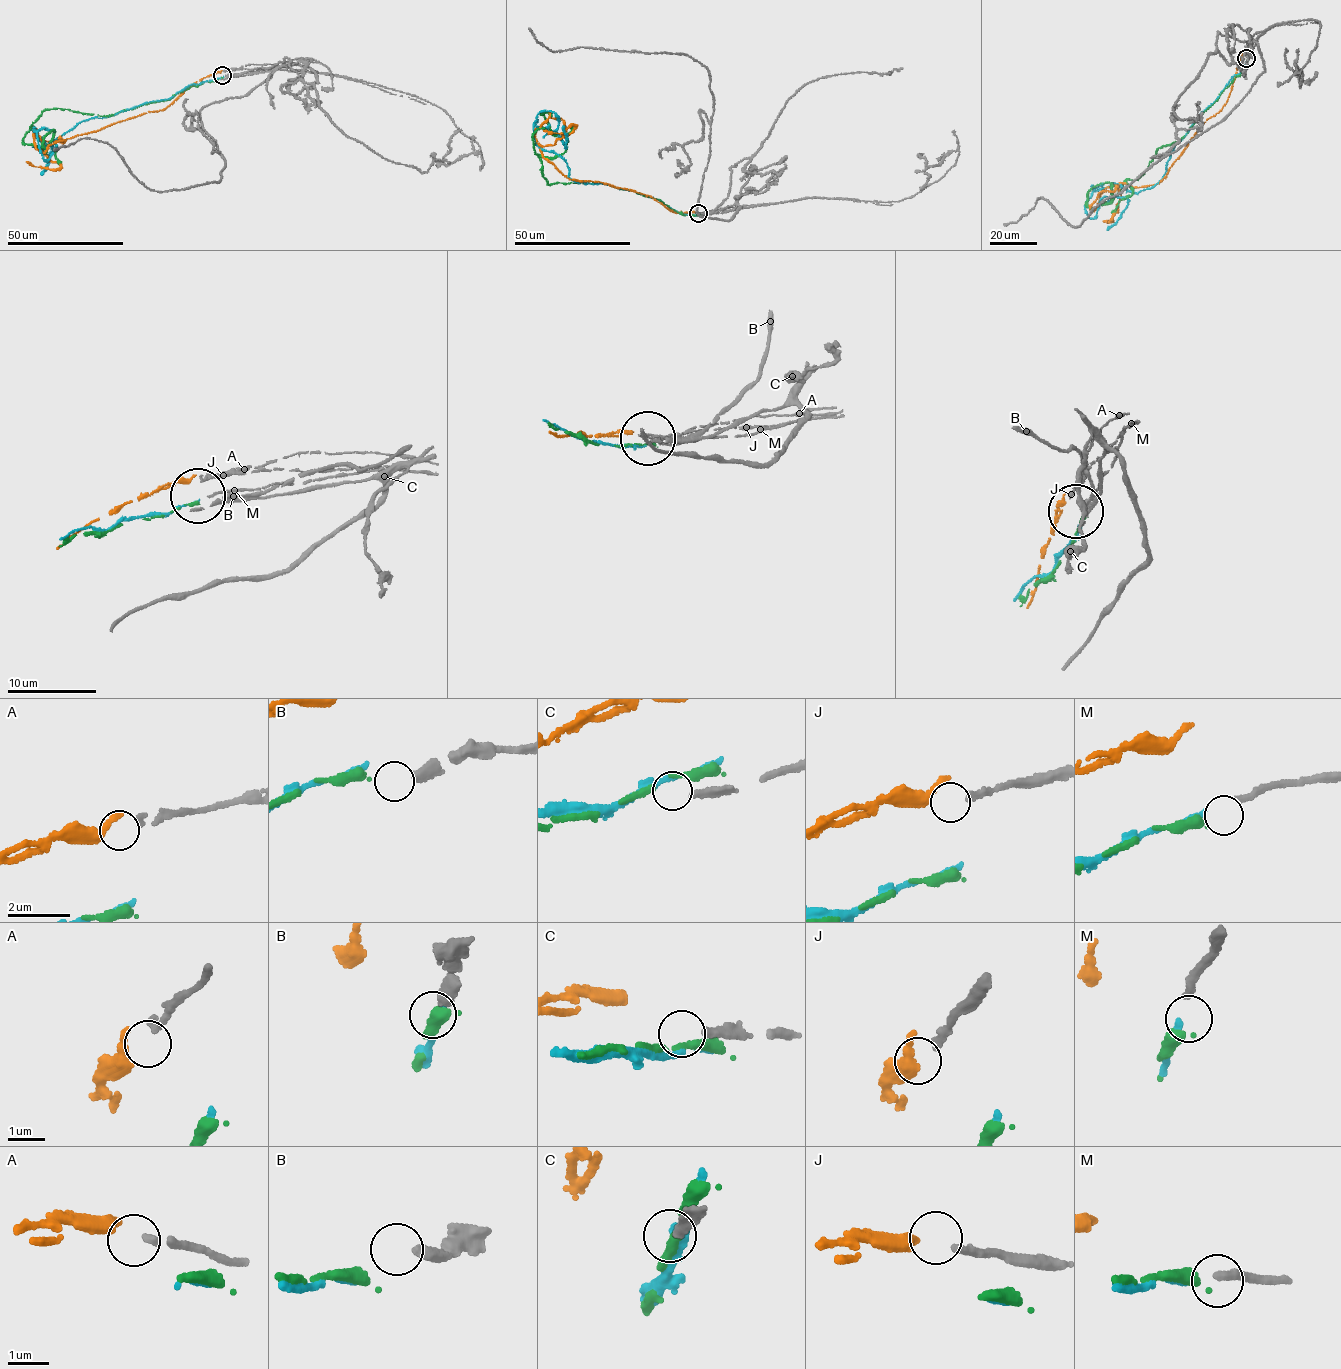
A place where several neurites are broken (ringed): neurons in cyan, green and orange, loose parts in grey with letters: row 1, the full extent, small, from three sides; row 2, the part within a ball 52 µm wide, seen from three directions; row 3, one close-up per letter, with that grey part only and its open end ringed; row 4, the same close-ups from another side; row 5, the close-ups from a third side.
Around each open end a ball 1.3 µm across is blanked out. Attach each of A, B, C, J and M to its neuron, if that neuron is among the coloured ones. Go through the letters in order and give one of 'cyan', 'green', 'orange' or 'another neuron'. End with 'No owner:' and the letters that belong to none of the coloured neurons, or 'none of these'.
A: orange
B: another neuron
C: another neuron
J: another neuron
M: green
No owner: B, C, J

